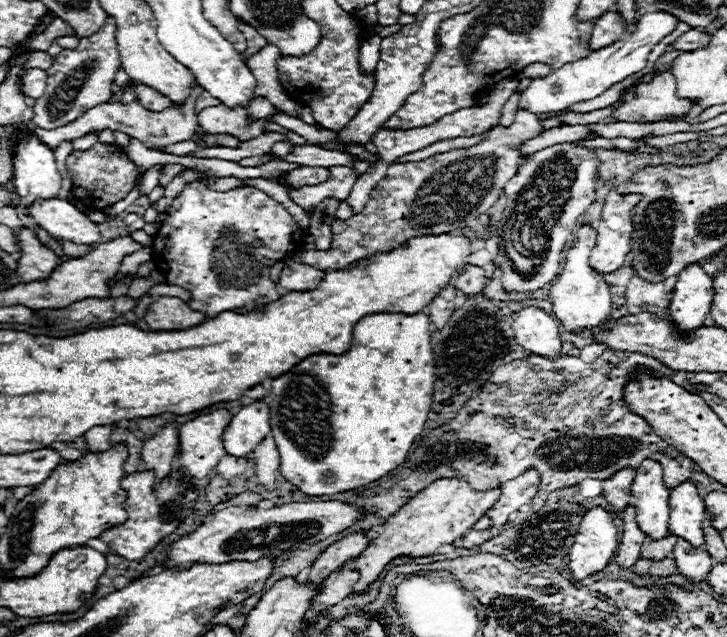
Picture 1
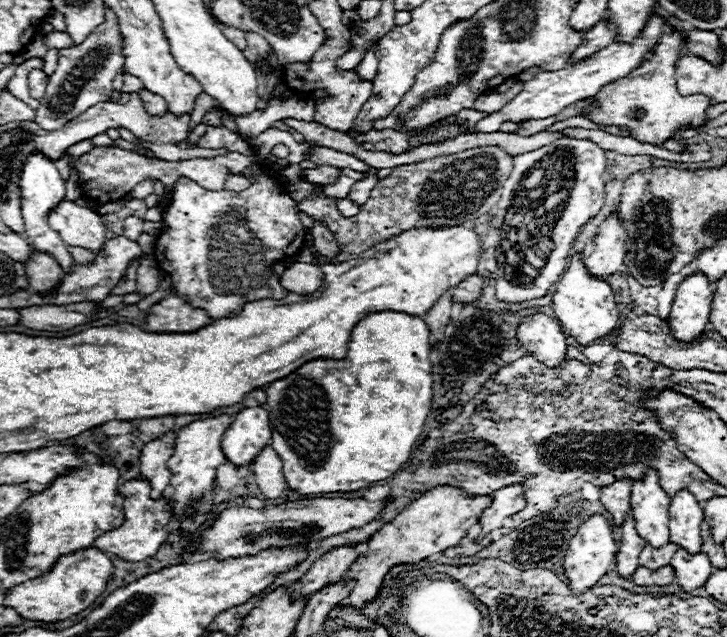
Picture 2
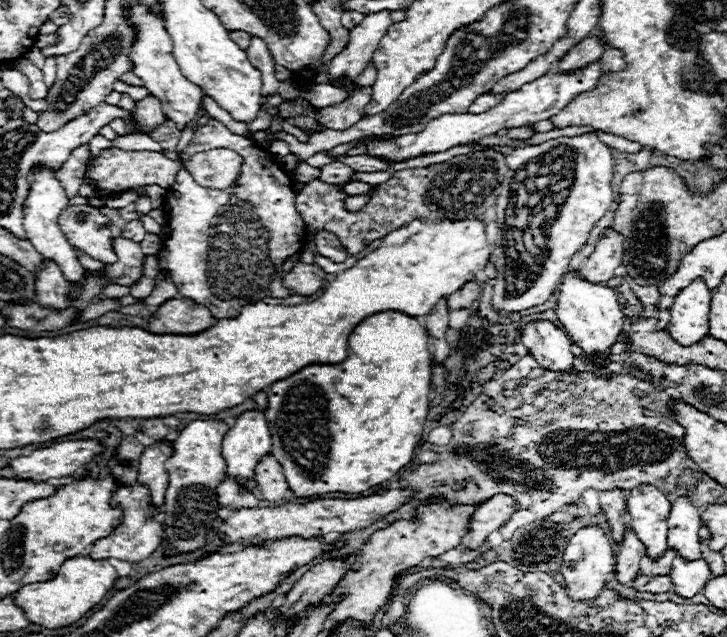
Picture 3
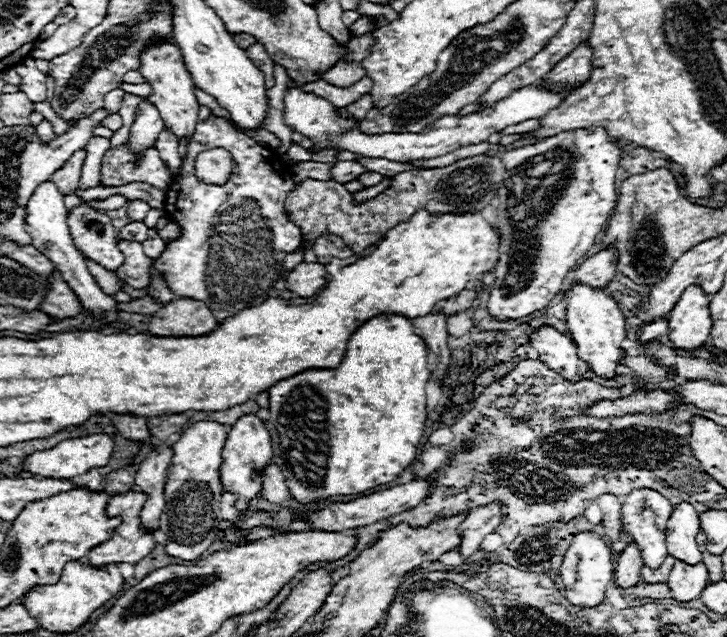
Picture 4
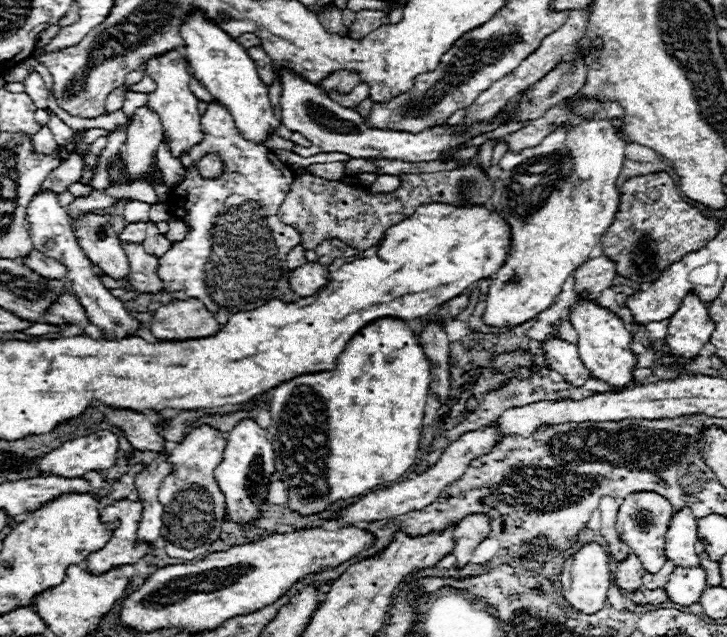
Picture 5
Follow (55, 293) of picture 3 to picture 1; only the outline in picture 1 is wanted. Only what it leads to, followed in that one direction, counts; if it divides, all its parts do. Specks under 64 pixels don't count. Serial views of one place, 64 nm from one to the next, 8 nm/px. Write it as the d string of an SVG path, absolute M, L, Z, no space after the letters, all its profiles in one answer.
M22 228L18 232L18 240L22 248L18 258L18 274L22 280L46 280L58 268L56 254L50 248L42 246L30 228Z

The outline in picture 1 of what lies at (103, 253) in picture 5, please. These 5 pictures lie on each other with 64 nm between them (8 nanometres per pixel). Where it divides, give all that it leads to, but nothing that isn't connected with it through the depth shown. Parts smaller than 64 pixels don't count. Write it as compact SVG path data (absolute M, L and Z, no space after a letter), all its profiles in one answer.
M46 200L36 202L28 208L30 216L60 240L70 240L74 244L98 244L100 226L92 222L84 212L66 200Z

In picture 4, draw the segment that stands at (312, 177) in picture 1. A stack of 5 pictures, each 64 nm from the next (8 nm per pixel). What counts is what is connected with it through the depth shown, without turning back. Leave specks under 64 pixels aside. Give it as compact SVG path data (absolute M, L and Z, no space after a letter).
M336 162L332 168L332 180L344 184L344 182L356 180L364 172L366 172L366 168L362 168L358 162Z

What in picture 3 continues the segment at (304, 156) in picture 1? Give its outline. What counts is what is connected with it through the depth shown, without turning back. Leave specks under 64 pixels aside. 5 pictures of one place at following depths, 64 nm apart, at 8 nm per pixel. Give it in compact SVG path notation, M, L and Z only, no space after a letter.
M364 154L364 156L340 156L338 162L352 166L356 172L378 172L378 170L388 170L392 166L392 162L384 162L384 160L372 158L368 154Z

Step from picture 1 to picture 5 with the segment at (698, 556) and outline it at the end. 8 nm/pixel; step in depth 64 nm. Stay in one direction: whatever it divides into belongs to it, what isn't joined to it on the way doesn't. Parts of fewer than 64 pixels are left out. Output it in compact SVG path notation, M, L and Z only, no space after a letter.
M700 566L698 568L676 568L666 584L666 594L674 604L690 606L700 600L704 588L706 588L706 572Z

